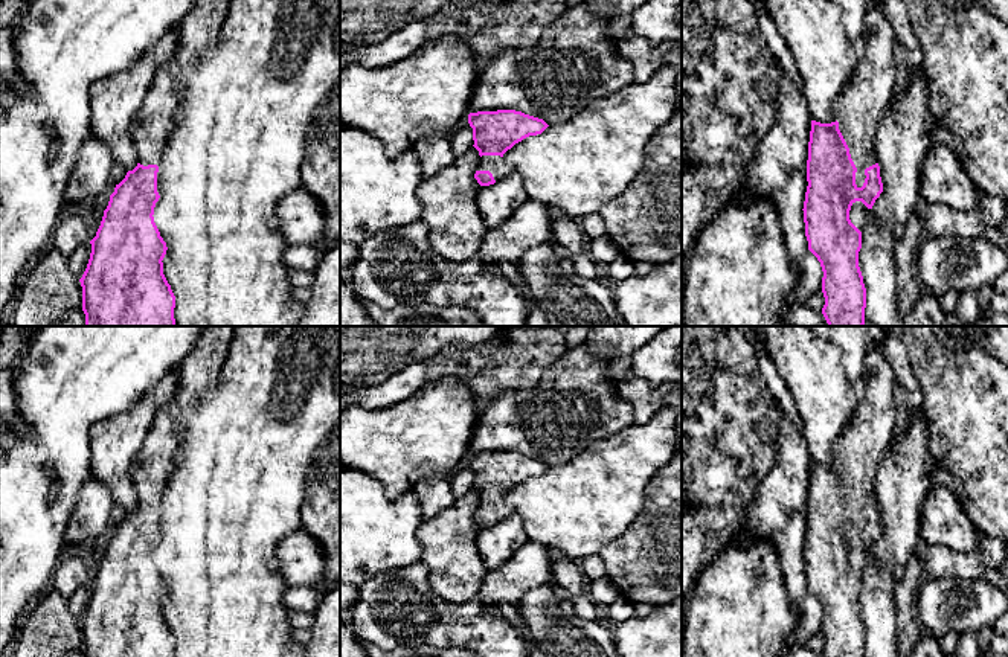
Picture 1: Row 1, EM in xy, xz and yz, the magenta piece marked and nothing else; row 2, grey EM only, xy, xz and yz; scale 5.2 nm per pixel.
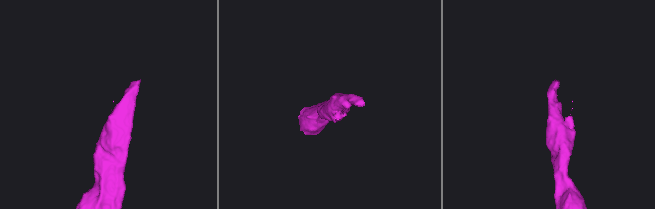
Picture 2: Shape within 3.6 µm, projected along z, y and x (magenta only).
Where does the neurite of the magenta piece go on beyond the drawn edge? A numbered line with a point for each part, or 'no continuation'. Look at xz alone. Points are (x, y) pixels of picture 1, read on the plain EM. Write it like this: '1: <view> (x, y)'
1: xz (496, 506)

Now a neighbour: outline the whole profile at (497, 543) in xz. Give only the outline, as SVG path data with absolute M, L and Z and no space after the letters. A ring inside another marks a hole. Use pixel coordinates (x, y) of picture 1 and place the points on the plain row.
M512 514L494 526L482 527L477 535L477 549L491 572L505 564L528 541L523 520Z

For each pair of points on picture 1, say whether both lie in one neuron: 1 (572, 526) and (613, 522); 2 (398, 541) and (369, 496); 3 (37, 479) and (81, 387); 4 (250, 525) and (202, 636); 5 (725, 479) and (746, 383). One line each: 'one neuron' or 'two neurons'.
1: one neuron
2: one neuron
3: one neuron
4: one neuron
5: one neuron

